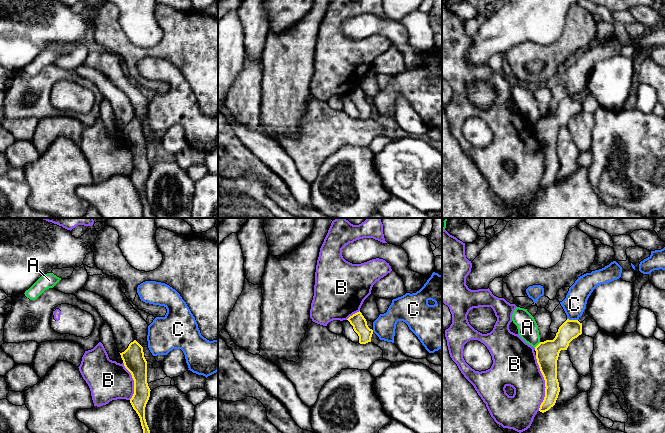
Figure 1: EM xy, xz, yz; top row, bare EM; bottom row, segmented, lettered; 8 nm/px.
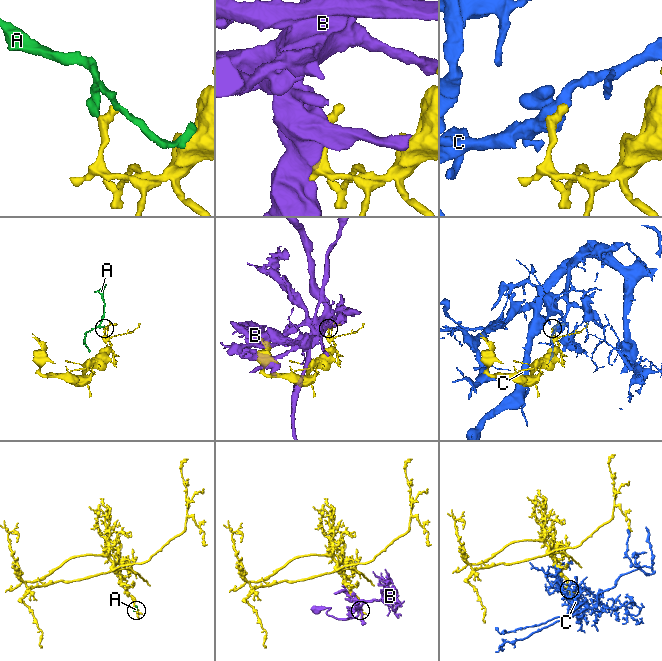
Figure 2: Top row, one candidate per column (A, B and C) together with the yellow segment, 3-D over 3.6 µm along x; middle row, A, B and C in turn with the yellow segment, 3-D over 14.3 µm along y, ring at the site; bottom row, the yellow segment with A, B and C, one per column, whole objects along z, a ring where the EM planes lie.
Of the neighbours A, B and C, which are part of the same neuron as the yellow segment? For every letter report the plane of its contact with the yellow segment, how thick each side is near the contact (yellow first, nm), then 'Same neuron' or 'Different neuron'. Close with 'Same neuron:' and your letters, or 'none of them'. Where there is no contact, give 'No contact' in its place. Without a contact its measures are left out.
A: Touches yellow in yz. Thickness 190 nm (yellow) against 160 nm. Different neuron
B: Touches yellow in yz. Thickness 190 nm (yellow) against 320 nm. Different neuron
C: Touches yellow in yz. Thickness 160 nm (yellow) against 180 nm. Different neuron
Same neuron: none of them

